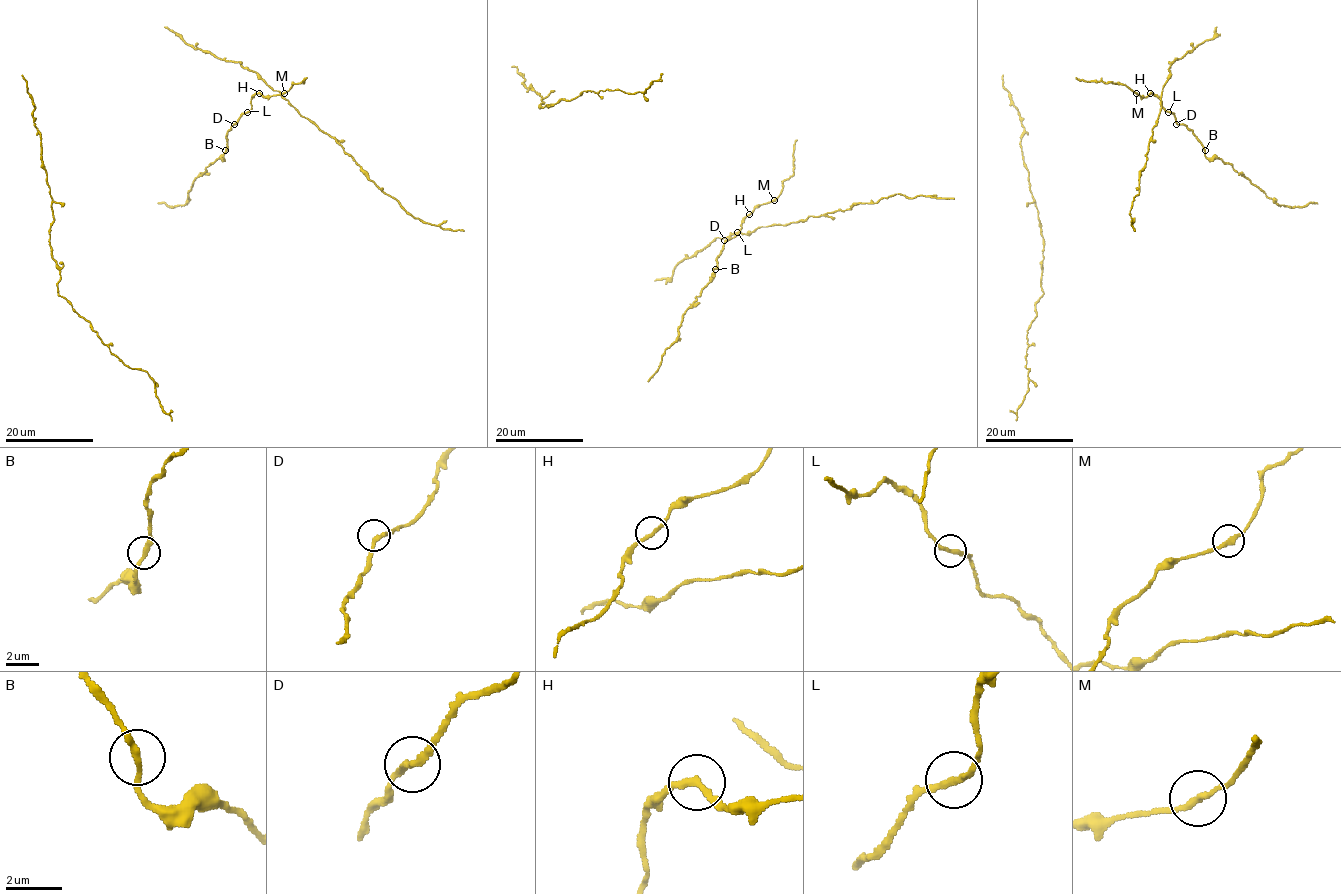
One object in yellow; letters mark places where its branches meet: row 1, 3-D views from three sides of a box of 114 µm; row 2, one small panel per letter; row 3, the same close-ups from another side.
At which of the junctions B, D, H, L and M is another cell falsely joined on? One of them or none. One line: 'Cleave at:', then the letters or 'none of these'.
Cleave at: none of these

